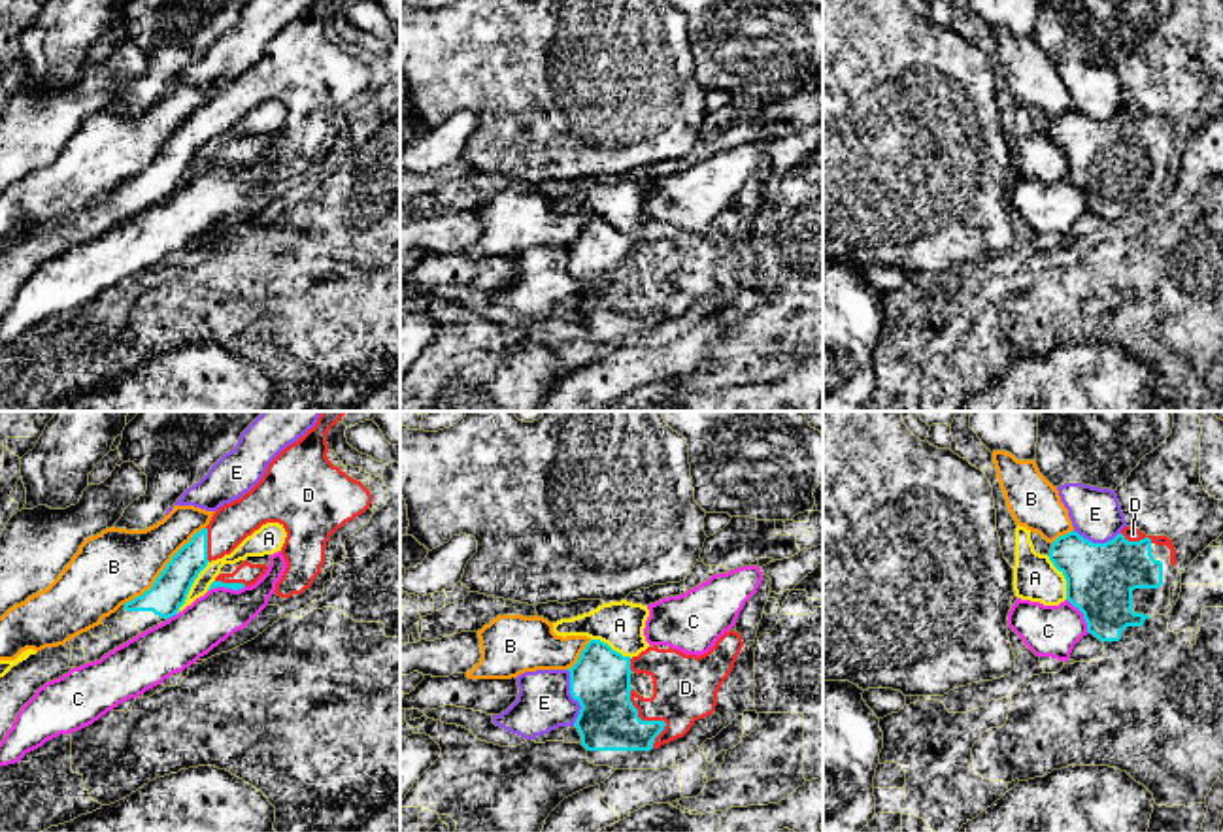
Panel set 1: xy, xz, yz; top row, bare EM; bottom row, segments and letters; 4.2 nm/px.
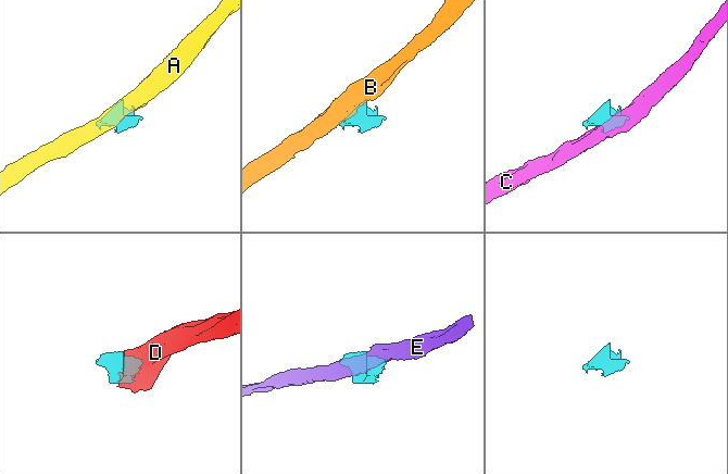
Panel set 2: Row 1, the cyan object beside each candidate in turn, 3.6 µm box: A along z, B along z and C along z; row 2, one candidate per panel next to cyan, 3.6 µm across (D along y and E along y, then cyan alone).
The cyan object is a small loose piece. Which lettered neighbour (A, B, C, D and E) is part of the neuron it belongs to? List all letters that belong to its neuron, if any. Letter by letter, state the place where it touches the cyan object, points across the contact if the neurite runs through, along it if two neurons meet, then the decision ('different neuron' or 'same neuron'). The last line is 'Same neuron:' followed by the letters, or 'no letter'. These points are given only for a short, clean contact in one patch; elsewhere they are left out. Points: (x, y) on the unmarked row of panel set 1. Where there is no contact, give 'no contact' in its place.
A: meets cyan in xy at (191, 163); border along xy (208, 138), (185, 180), (176, 189); different neuron
B: meets cyan in xy at (165, 146); different neuron
C: meets cyan in xy at (225, 165); border along xy (244, 163), (238, 166), (212, 165), (208, 168); different neuron
D: meets cyan in xz at (652, 299); same neuron
E: meets cyan in xz at (574, 276); different neuron
Same neuron: D

